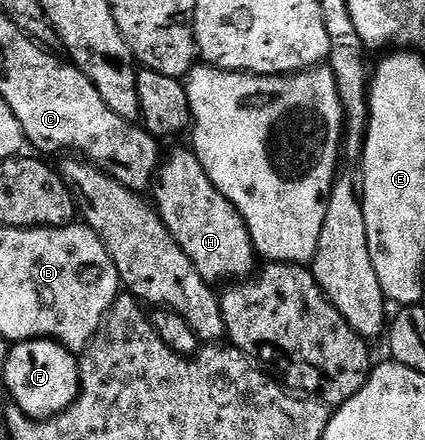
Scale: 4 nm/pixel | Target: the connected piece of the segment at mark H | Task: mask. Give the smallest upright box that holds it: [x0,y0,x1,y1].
[153,148,255,282]

